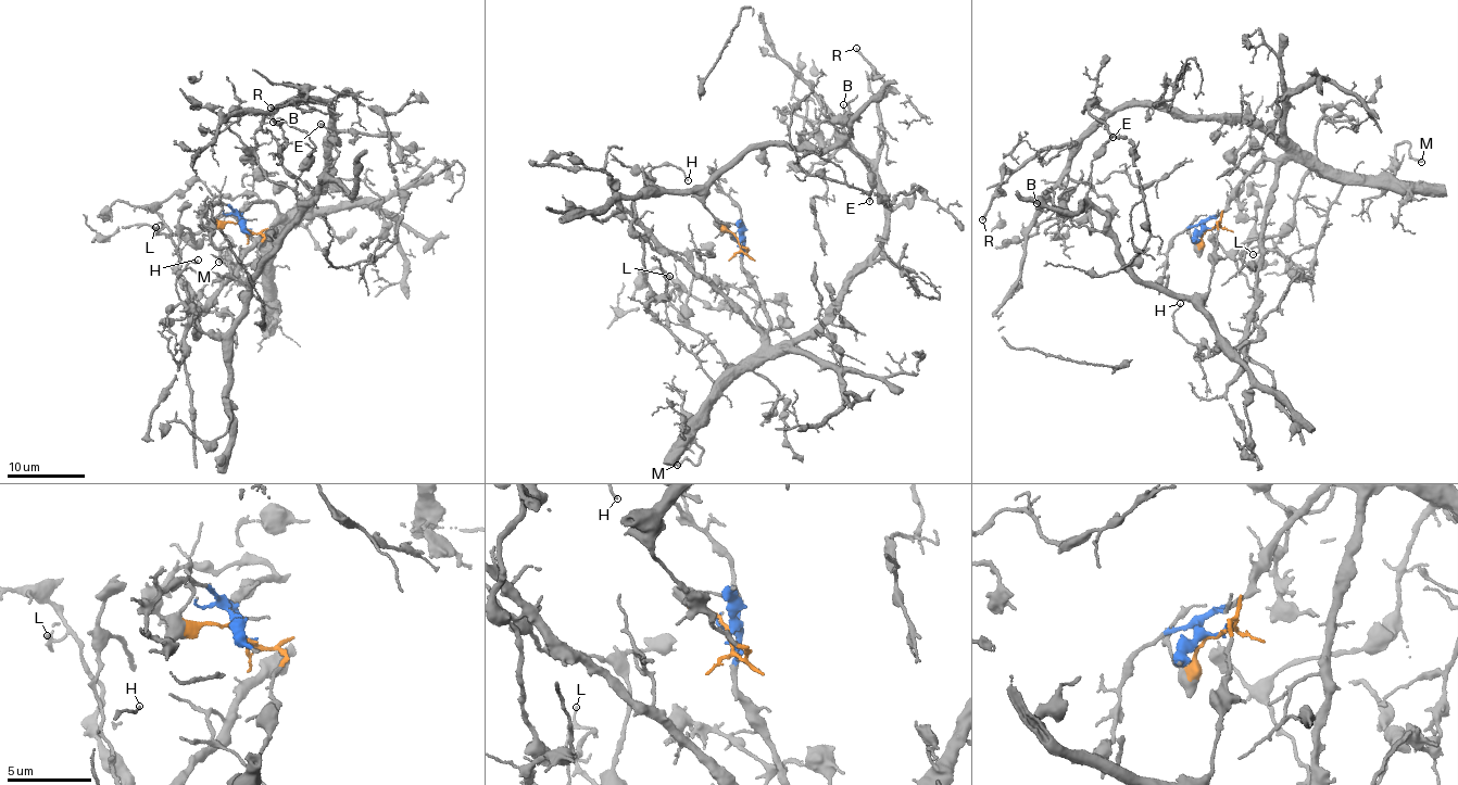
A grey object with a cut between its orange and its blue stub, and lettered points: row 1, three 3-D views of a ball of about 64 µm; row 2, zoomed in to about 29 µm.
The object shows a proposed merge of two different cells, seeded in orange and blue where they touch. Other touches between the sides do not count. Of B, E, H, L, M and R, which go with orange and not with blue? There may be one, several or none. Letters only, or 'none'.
B, E, H

